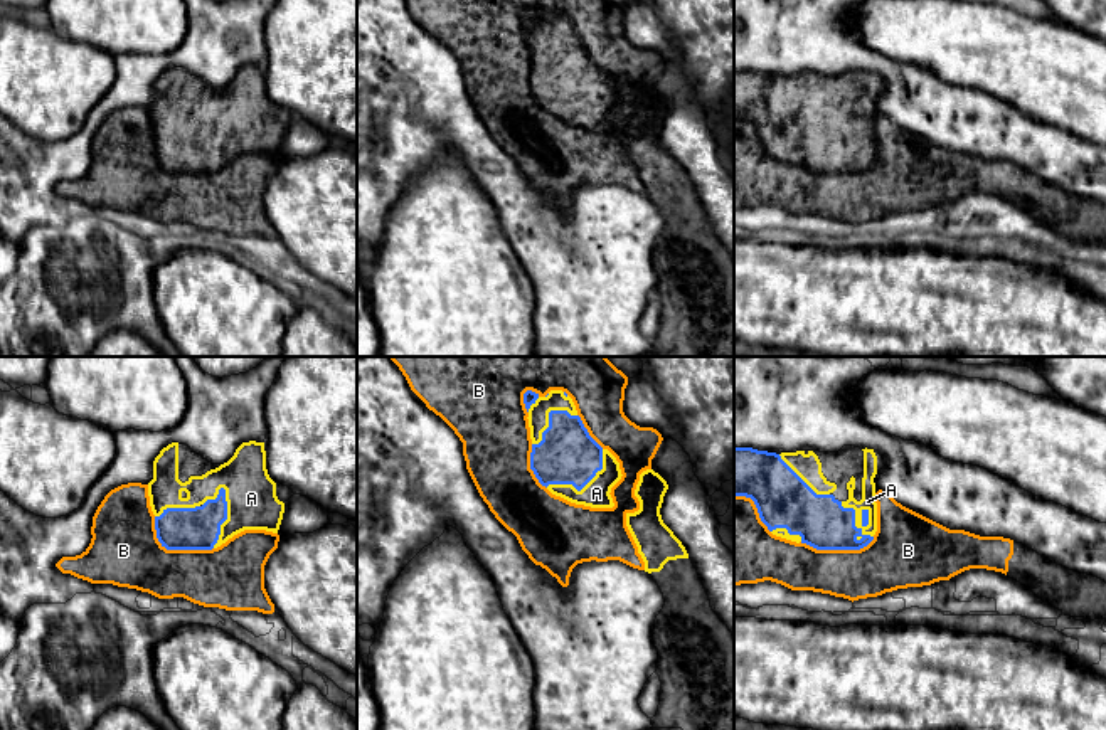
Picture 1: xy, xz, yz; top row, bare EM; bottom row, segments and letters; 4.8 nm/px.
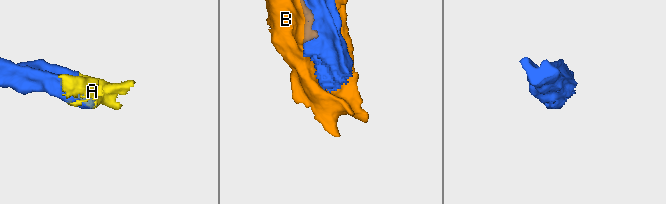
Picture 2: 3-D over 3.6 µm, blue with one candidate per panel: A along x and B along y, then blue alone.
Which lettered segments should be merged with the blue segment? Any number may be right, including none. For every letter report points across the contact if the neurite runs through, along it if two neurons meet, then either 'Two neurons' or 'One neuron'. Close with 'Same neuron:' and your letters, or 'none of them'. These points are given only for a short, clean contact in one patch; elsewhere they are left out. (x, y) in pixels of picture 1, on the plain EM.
A: One neuron
B: Two neurons
Same neuron: A

